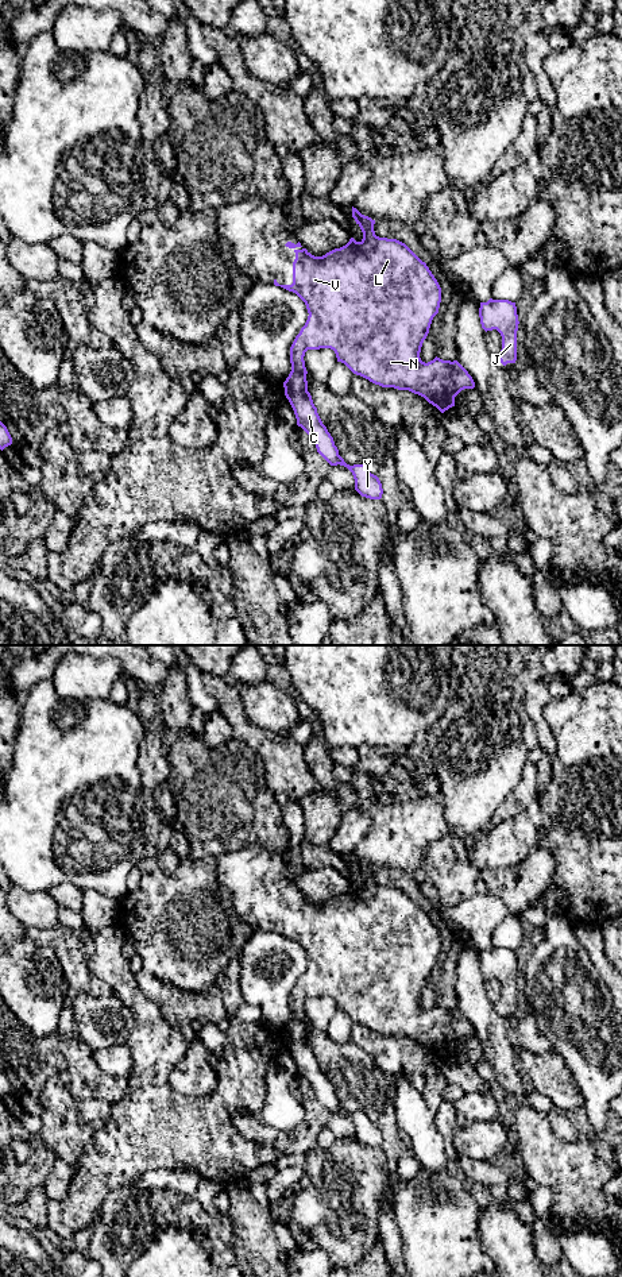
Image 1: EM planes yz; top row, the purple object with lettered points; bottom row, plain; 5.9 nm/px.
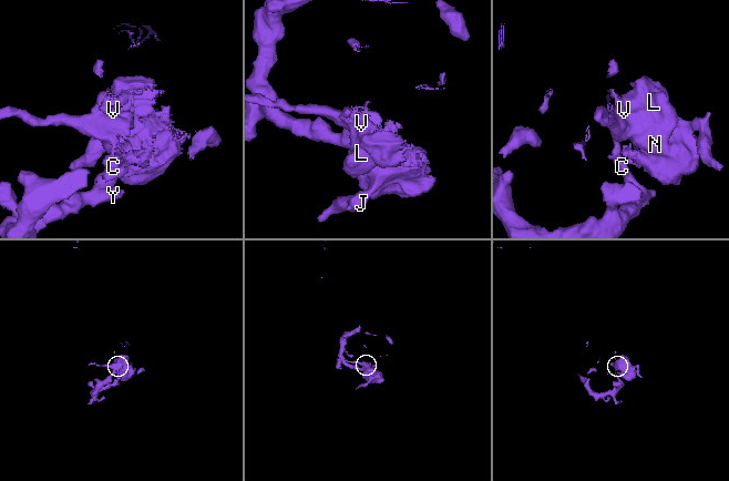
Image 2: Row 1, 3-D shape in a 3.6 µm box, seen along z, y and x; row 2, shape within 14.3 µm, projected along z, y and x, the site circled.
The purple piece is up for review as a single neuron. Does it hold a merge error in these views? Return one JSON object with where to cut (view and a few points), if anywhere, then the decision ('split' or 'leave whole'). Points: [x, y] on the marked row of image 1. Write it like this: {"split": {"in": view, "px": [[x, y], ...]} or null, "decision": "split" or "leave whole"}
{"split": {"in": "yz", "px": [[306, 389], [296, 393], [289, 400]]}, "decision": "split"}

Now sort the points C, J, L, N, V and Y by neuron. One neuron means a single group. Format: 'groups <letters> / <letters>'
groups C Y / J L N V

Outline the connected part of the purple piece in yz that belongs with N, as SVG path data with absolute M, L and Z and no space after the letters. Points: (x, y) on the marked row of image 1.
M354 207L352 217L363 232L360 242L351 238L345 246L335 248L322 256L312 255L300 242L297 244L291 242L285 244L295 252L293 283L279 285L274 279L274 285L295 293L305 302L309 313L305 325L290 347L291 371L283 382L285 396L290 400L294 394L308 390L305 352L308 350L331 348L335 351L337 362L344 363L354 374L382 387L409 390L418 394L444 413L455 406L455 397L464 389L474 389L475 382L457 360L443 360L436 356L425 363L420 358L432 320L439 313L441 288L426 263L405 243L376 236L374 231L375 220L362 215Z

